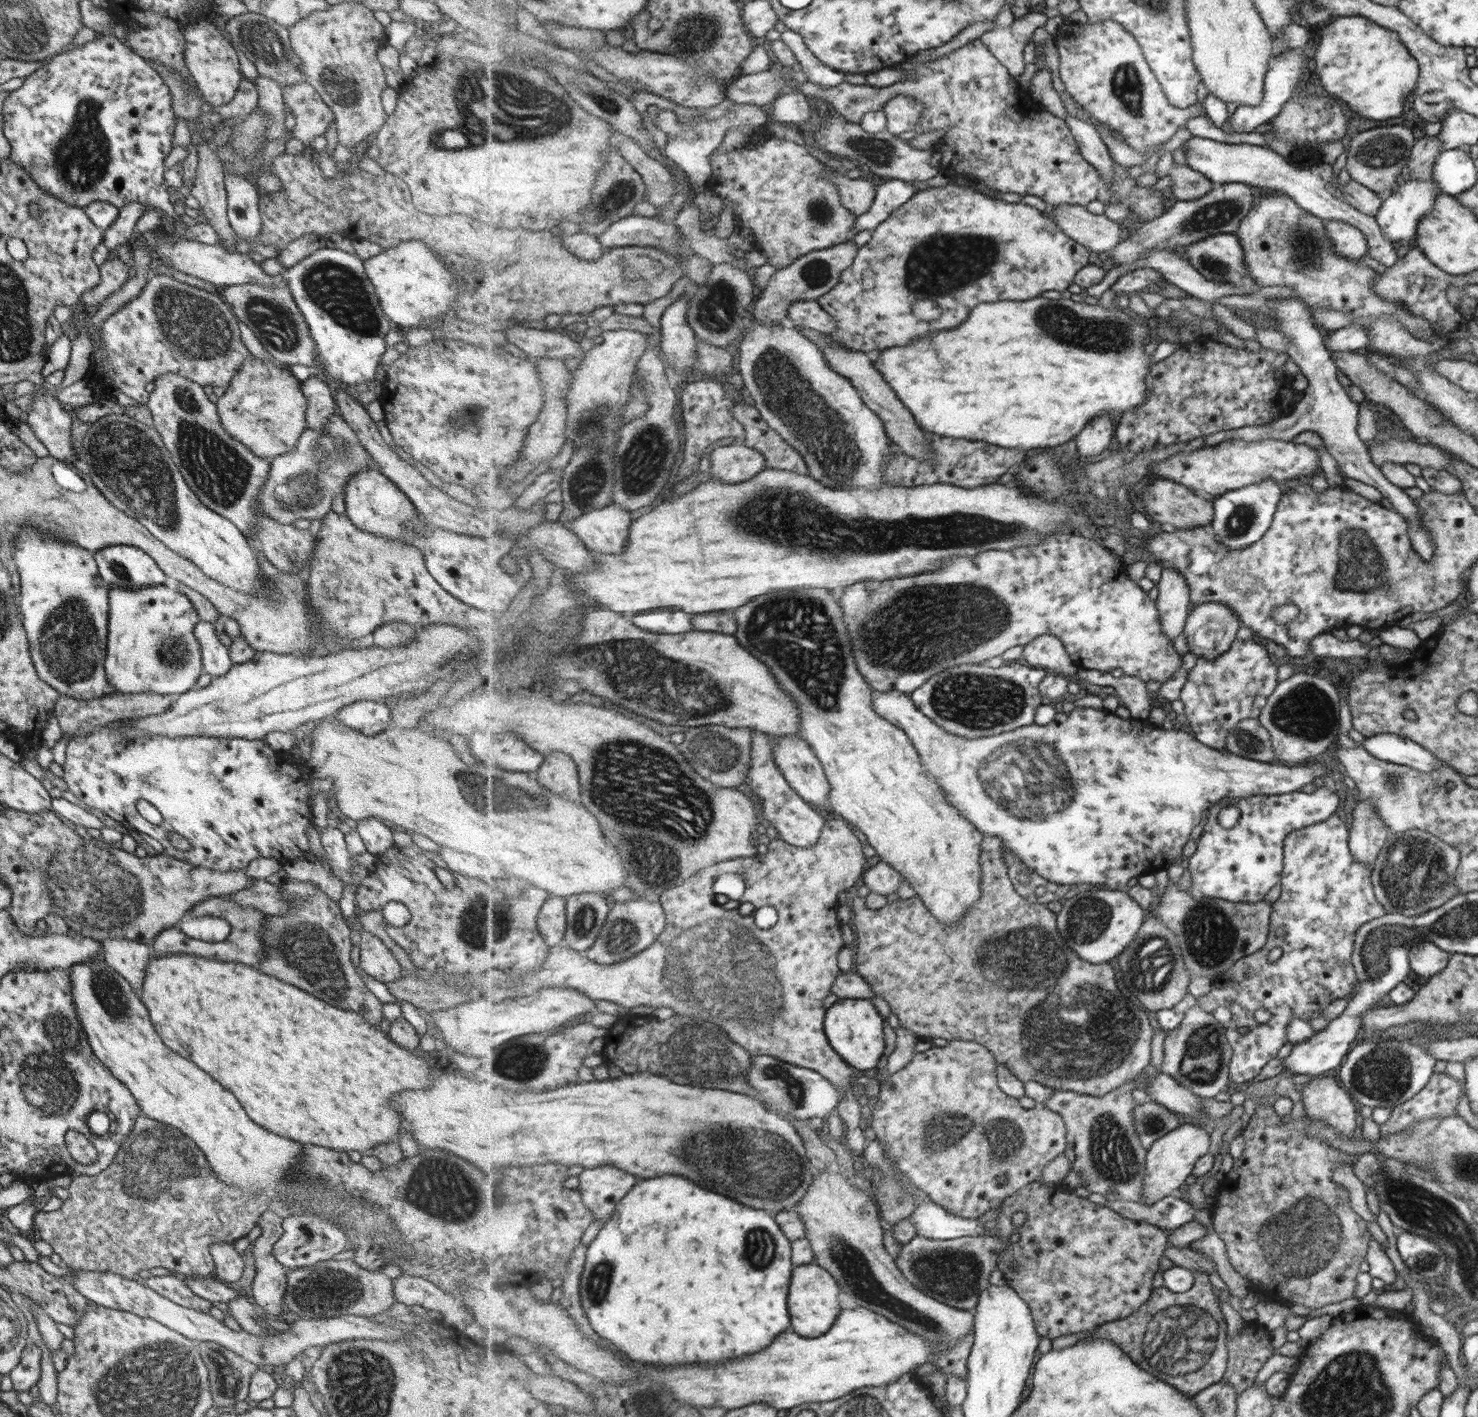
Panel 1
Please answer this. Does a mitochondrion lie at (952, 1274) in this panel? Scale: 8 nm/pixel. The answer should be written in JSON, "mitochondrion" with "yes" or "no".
{"mitochondrion":"yes"}

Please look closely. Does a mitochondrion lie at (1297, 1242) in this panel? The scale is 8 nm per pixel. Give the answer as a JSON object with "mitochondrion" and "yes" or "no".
{"mitochondrion":"yes"}

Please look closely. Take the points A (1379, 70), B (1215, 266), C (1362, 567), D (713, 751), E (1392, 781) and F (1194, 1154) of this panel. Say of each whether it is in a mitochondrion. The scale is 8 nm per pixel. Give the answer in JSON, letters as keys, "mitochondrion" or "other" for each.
{"A":"other","B":"mitochondrion","C":"mitochondrion","D":"mitochondrion","E":"mitochondrion","F":"other"}

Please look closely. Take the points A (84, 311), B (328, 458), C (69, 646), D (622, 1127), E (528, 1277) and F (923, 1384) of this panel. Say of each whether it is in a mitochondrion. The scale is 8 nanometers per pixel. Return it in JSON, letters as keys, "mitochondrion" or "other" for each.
{"A":"other","B":"mitochondrion","C":"mitochondrion","D":"other","E":"other","F":"other"}

